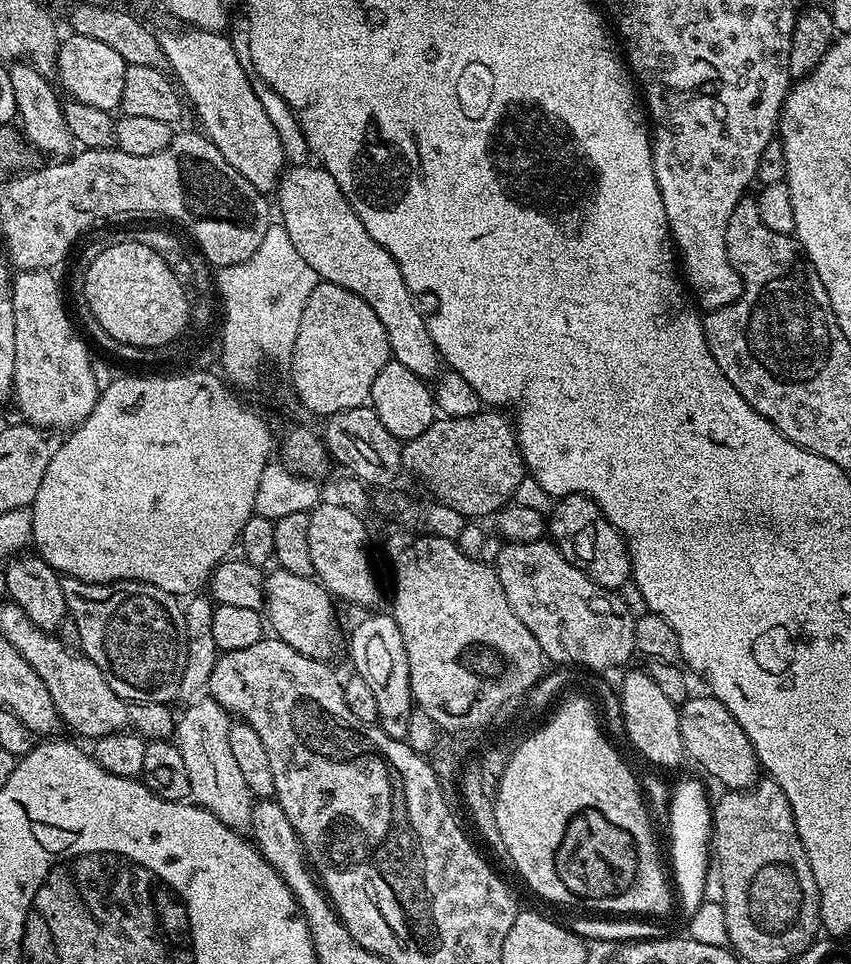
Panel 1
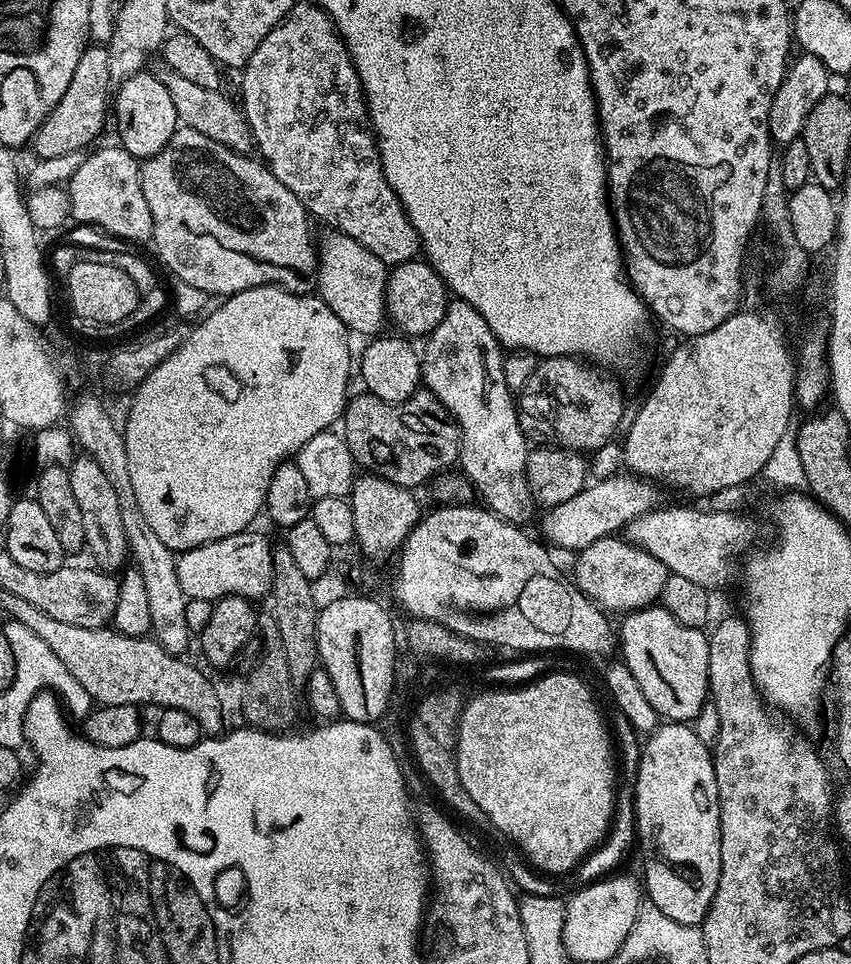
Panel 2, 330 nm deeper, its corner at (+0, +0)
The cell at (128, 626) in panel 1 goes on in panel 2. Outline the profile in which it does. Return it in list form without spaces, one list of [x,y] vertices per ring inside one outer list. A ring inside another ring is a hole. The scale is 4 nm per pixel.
[[[87,454],[74,459],[68,468],[68,473],[74,498],[82,510],[84,527],[82,539],[88,543],[89,554],[96,559],[95,567],[109,574],[119,573],[125,567],[130,553],[126,530],[122,530],[122,510],[118,510],[118,498],[110,486],[110,481],[106,478],[104,471],[98,467],[98,462],[94,462]]]

